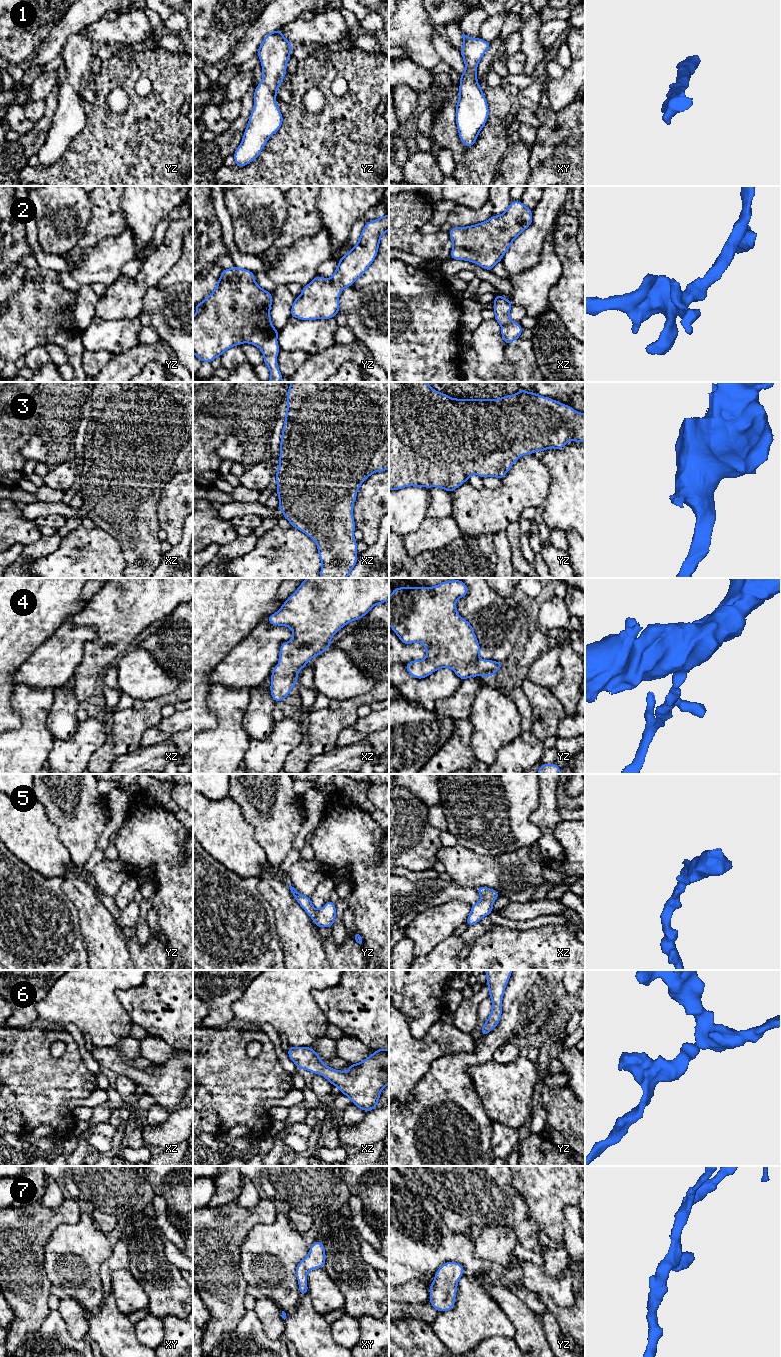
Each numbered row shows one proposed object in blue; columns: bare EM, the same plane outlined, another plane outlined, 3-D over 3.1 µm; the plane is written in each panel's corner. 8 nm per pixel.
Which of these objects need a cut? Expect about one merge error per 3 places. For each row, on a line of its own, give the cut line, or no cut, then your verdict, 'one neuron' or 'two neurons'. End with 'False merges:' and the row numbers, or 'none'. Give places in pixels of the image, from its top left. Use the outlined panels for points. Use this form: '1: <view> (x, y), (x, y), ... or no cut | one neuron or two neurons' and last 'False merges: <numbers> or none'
1: no cut | one neuron
2: no cut | one neuron
3: no cut | one neuron
4: no cut | one neuron
5: no cut | one neuron
6: no cut | one neuron
7: no cut | one neuron
False merges: none

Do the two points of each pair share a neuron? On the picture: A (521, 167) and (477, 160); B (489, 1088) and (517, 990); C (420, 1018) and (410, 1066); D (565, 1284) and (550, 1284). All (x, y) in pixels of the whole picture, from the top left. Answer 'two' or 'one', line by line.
A: two
B: two
C: two
D: one

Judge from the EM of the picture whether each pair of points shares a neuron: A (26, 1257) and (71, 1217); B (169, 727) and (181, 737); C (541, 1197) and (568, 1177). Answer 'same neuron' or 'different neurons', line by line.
A: same neuron
B: different neurons
C: same neuron

